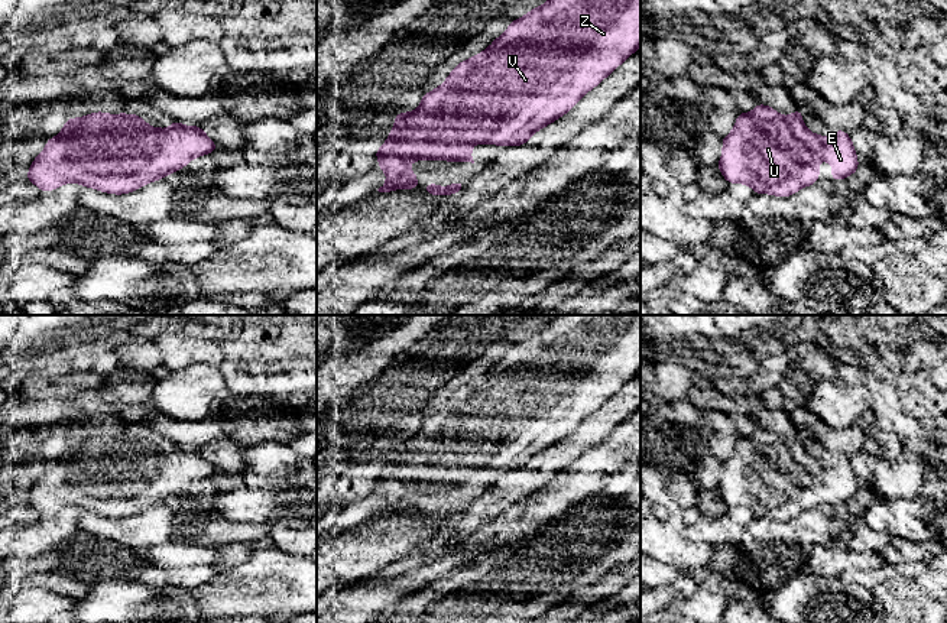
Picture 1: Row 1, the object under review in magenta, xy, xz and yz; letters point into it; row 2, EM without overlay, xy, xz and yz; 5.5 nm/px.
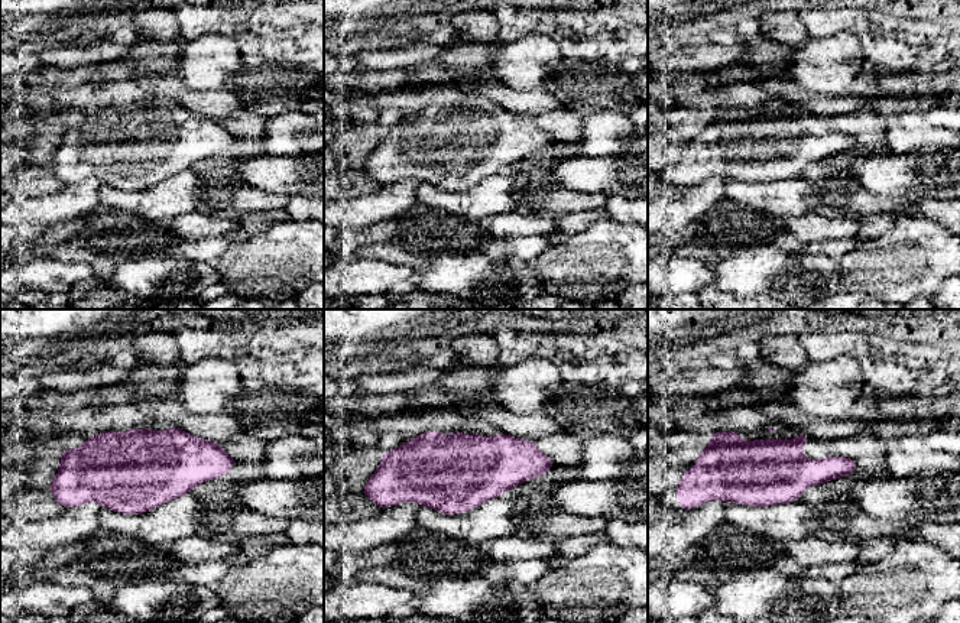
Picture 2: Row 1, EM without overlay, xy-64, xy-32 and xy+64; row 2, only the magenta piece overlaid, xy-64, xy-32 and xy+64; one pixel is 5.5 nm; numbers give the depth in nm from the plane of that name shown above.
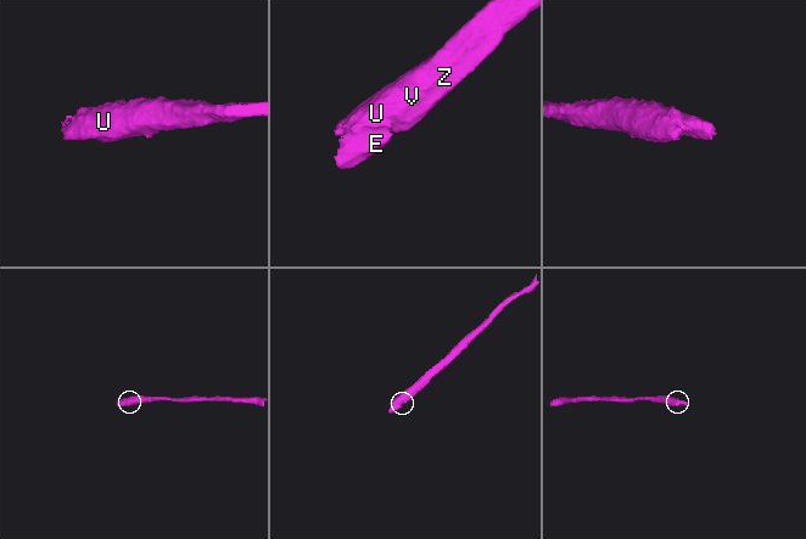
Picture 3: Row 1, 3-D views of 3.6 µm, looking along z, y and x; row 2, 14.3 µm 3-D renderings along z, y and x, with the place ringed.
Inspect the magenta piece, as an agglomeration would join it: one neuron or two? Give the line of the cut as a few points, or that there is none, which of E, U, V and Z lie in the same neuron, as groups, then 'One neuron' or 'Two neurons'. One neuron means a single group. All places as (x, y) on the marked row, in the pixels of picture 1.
No split. Groups: E U V Z. One neuron

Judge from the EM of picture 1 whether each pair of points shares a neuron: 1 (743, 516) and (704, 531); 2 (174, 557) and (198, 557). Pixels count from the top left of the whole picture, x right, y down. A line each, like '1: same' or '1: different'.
1: same
2: same

